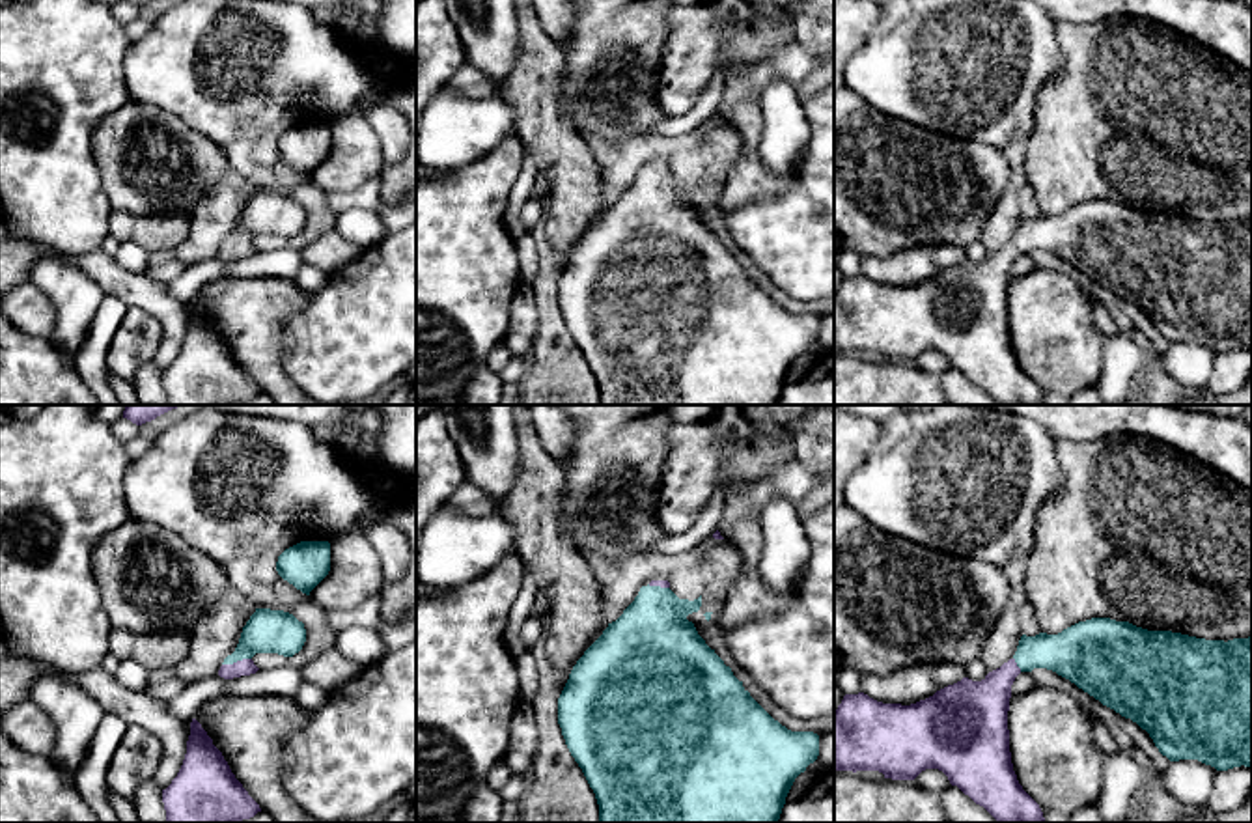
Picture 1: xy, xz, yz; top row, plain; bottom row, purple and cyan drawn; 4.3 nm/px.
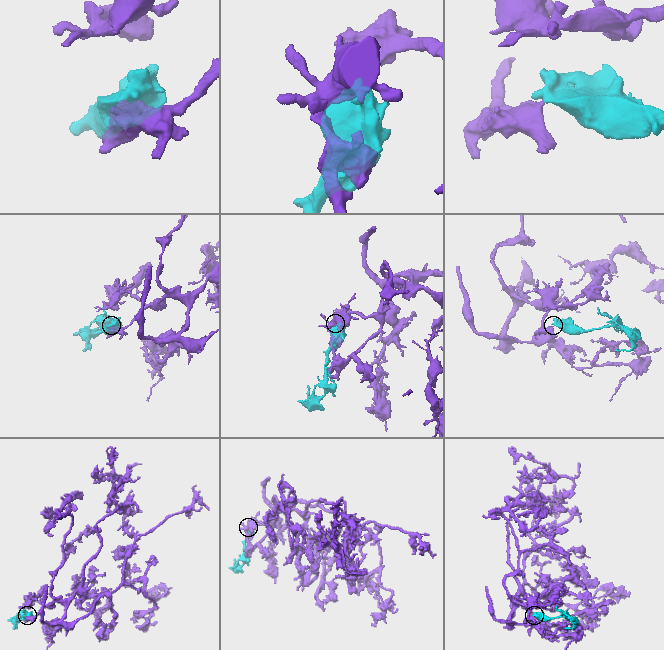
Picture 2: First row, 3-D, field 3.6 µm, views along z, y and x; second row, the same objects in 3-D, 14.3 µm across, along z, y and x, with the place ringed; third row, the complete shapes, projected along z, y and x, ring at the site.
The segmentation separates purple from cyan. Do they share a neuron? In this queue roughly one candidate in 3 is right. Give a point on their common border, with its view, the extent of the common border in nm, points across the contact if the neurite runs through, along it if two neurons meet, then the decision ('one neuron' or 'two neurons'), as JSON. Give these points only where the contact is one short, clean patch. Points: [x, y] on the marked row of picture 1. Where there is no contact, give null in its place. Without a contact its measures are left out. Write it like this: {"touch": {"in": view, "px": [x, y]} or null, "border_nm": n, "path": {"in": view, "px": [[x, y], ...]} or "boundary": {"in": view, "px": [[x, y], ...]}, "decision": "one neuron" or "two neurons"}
{"touch": {"in": "xy", "px": [237, 661]}, "border_nm": 130, "path": {"in": "xy", "px": [[245, 667], [237, 661], [267, 631]]}, "decision": "one neuron"}

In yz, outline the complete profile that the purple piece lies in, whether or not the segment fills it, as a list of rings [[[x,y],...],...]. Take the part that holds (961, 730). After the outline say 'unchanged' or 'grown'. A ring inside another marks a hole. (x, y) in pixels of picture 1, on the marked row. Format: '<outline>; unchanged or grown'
[[[1092,618],[1058,635],[1022,635],[1015,655],[981,681],[963,677],[911,705],[883,704],[864,692],[845,694],[834,709],[834,771],[879,771],[884,778],[914,780],[925,769],[939,769],[996,823],[1045,823],[1039,804],[1017,780],[1008,730],[1011,685],[1021,672],[1034,668],[1056,672],[1103,705],[1136,722],[1170,761],[1198,760],[1217,771],[1241,765],[1252,769],[1252,636],[1228,642],[1205,640],[1172,631],[1148,631],[1110,618]]]; grown

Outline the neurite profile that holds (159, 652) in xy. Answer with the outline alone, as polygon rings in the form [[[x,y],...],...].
[[[110,629],[110,653],[119,661],[134,661],[153,672],[172,672],[188,653],[194,631],[164,631],[136,635]]]

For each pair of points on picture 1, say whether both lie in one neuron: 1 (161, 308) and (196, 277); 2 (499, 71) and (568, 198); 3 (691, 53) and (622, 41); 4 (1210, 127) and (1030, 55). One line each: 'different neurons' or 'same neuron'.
1: different neurons
2: different neurons
3: different neurons
4: different neurons

